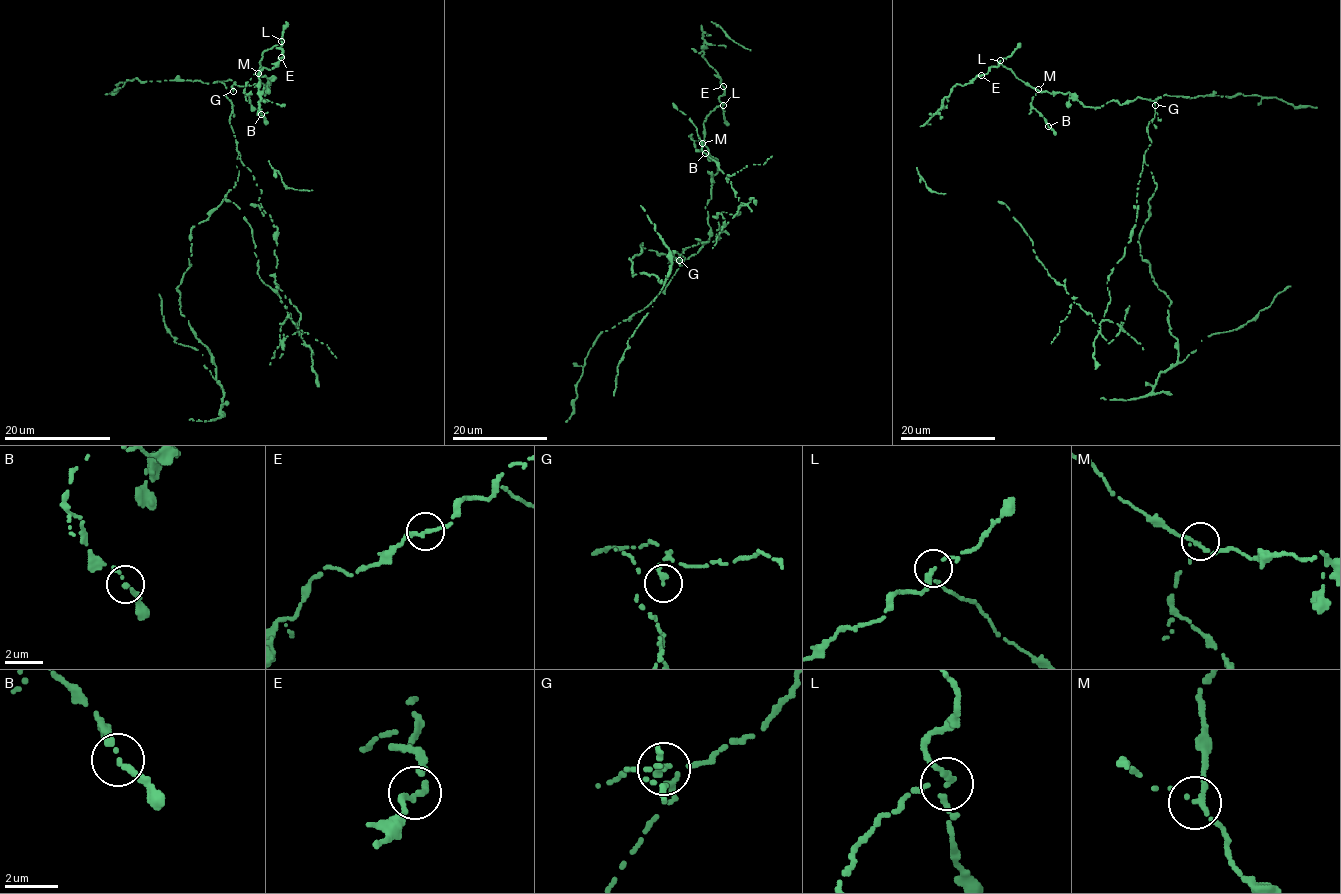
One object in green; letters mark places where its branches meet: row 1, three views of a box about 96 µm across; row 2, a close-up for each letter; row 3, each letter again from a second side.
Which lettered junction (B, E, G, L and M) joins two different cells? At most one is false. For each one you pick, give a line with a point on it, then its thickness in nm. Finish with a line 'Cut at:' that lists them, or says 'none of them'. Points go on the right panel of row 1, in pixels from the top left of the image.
G: at (1155, 105); 240 nm thick
Cut at: G

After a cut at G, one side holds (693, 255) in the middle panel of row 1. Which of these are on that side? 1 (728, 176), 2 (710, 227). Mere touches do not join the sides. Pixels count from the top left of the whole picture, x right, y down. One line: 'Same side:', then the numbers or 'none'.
Same side: 2

